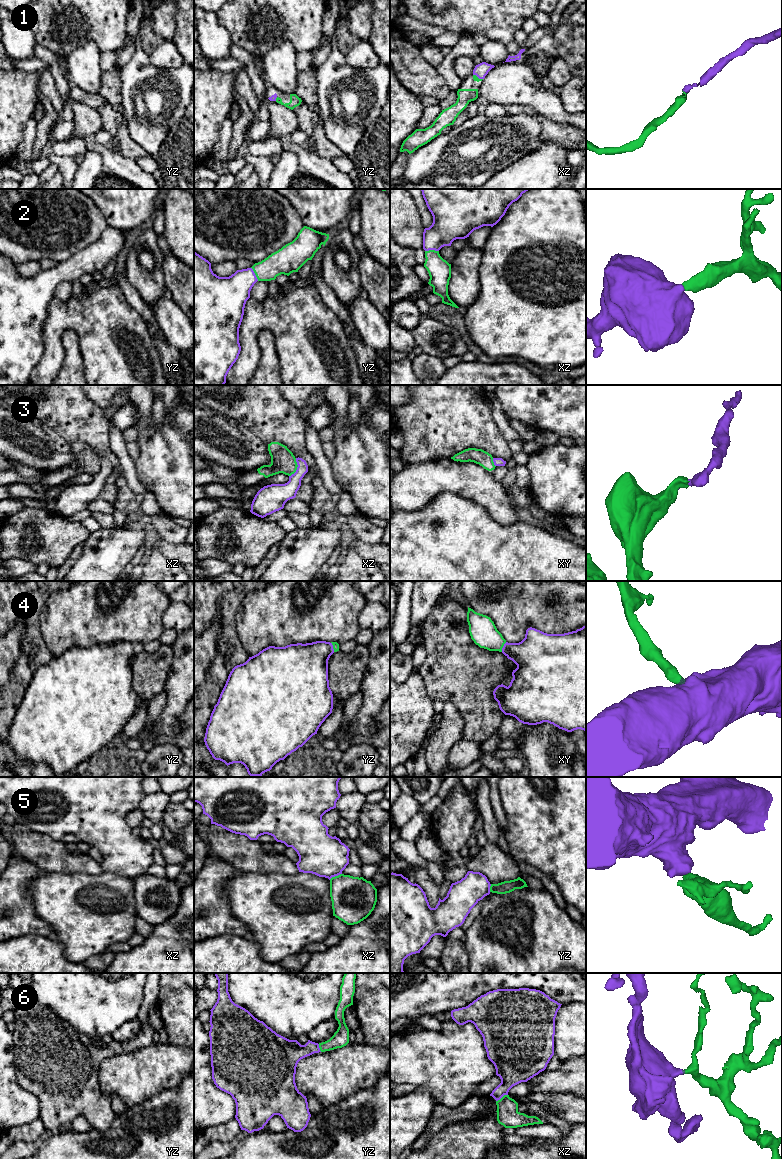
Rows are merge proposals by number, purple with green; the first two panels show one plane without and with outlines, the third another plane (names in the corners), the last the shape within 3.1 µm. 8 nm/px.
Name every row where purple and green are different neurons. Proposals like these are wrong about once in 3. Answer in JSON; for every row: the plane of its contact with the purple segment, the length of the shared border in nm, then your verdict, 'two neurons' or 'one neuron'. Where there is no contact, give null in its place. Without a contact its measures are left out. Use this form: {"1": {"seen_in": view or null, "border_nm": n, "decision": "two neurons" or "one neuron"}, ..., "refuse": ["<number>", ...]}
{"1": {"seen_in": "xz", "border_nm": 90, "decision": "one neuron"}, "2": {"seen_in": "xz", "border_nm": 110, "decision": "one neuron"}, "3": {"seen_in": "xz", "border_nm": 160, "decision": "two neurons"}, "4": {"seen_in": "xy", "border_nm": 90, "decision": "one neuron"}, "5": {"seen_in": "xz", "border_nm": 120, "decision": "two neurons"}, "6": {"seen_in": "xz", "border_nm": 110, "decision": "one neuron"}, "refuse": ["3", "5"]}

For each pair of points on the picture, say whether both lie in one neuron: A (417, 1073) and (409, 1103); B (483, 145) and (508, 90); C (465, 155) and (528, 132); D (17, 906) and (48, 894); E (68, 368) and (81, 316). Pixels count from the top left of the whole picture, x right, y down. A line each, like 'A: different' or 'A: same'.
A: different
B: different
C: same
D: different
E: different

